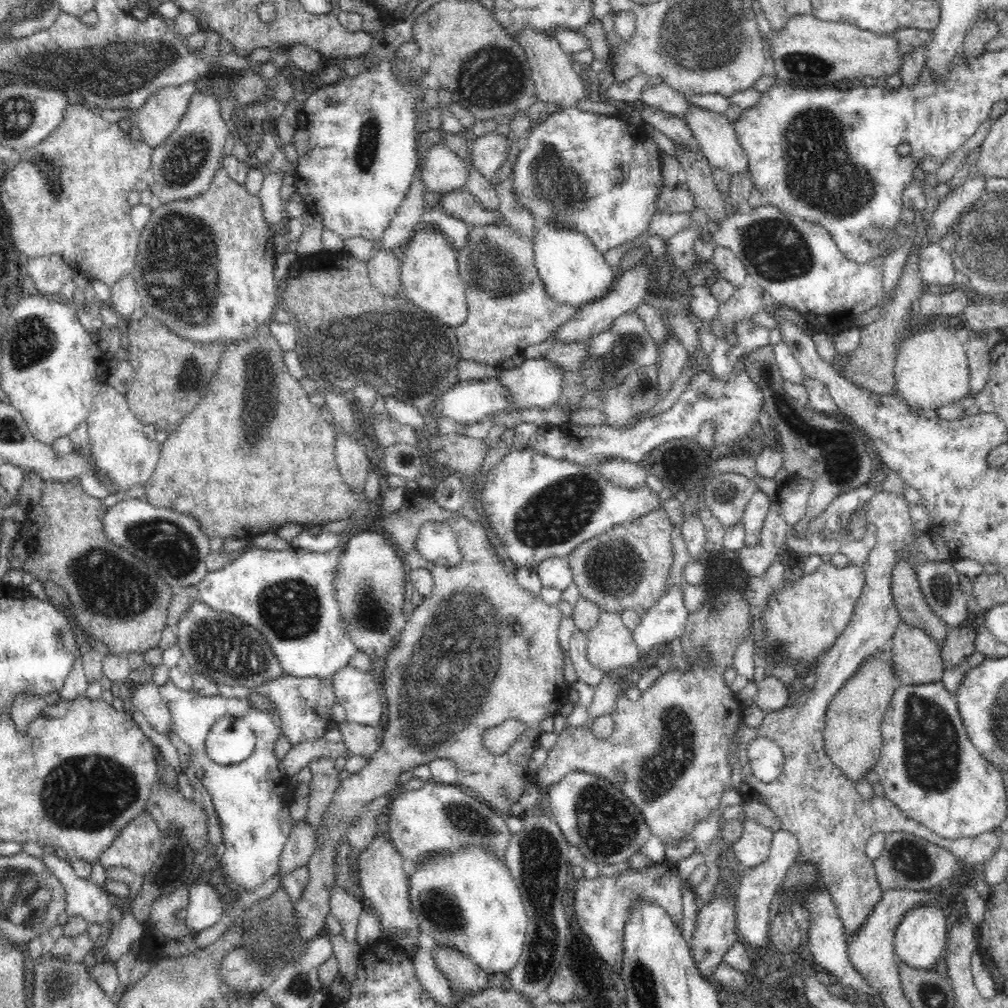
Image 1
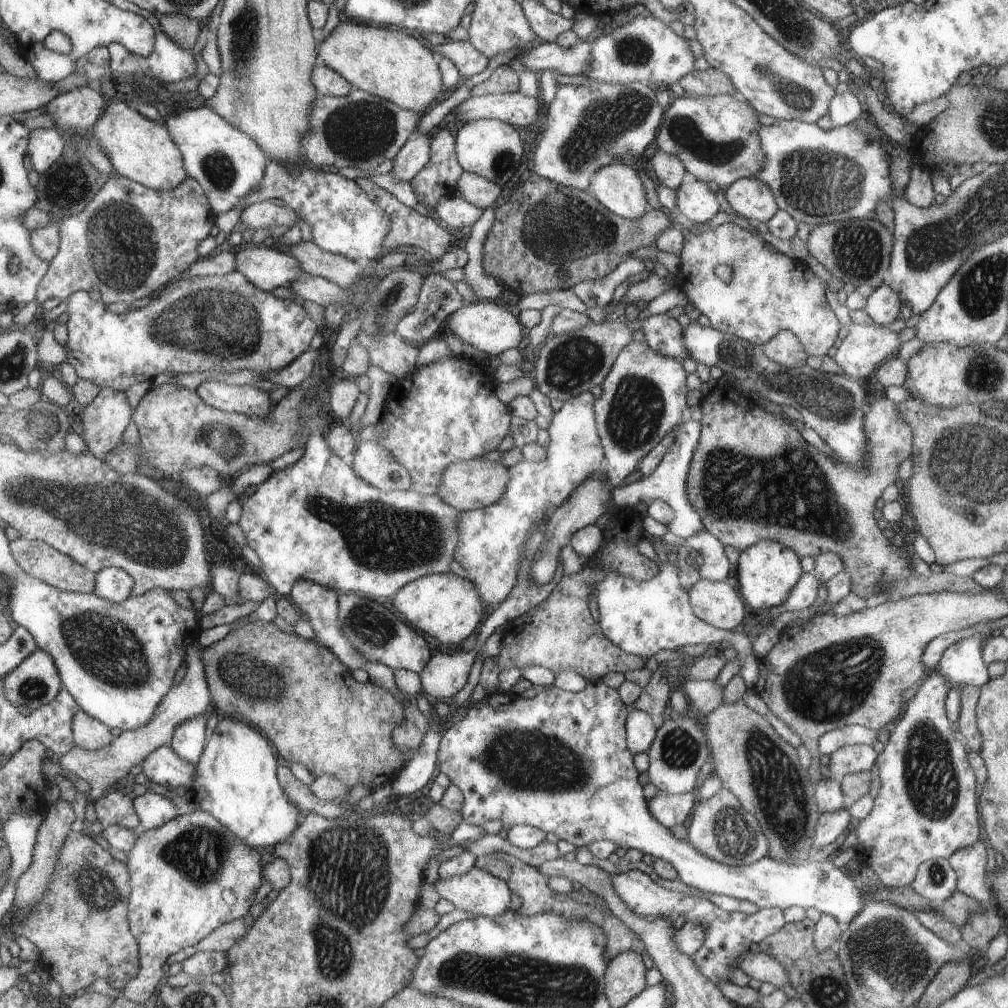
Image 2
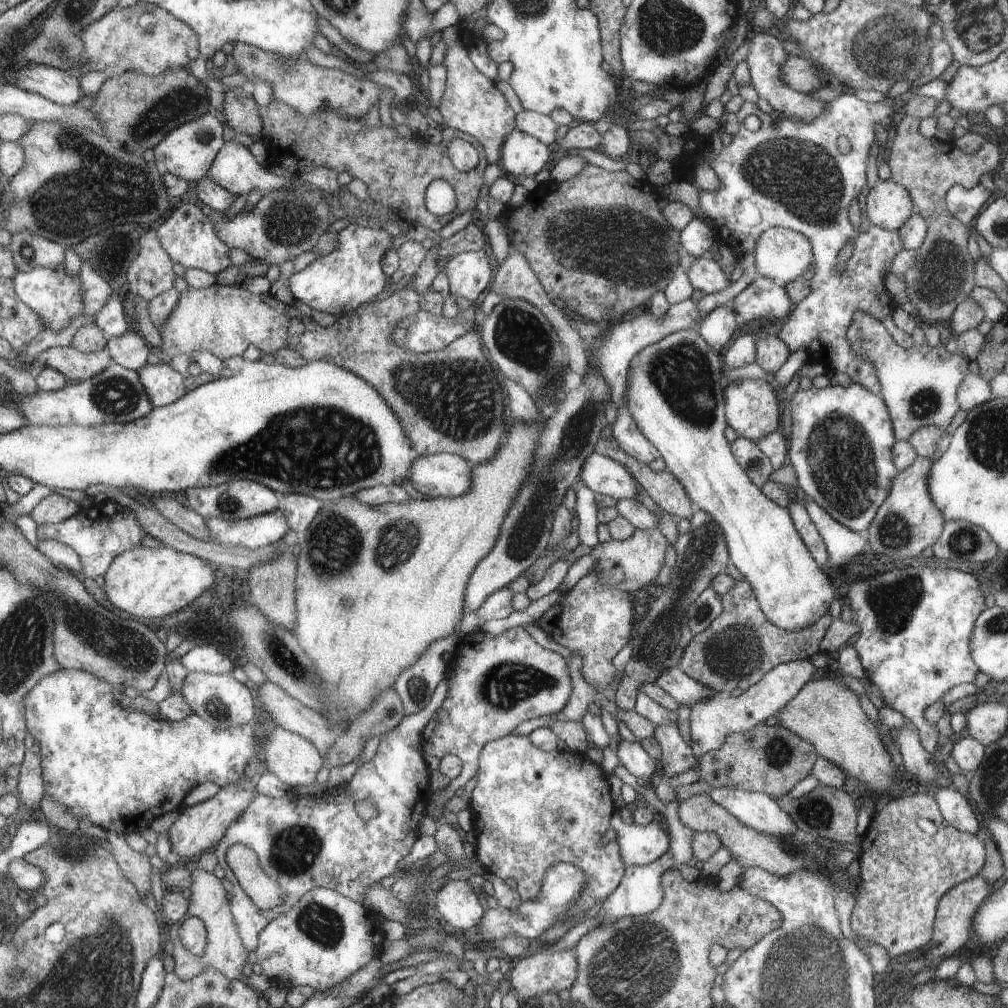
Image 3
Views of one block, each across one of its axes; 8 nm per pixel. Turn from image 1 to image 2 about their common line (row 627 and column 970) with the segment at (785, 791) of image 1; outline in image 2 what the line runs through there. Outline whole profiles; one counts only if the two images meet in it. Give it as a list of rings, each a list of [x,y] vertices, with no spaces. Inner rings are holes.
[[[978,840],[974,846],[960,848],[948,859],[957,871],[957,890],[978,902],[992,903],[992,891],[988,886],[992,858],[988,855],[987,845]]]

